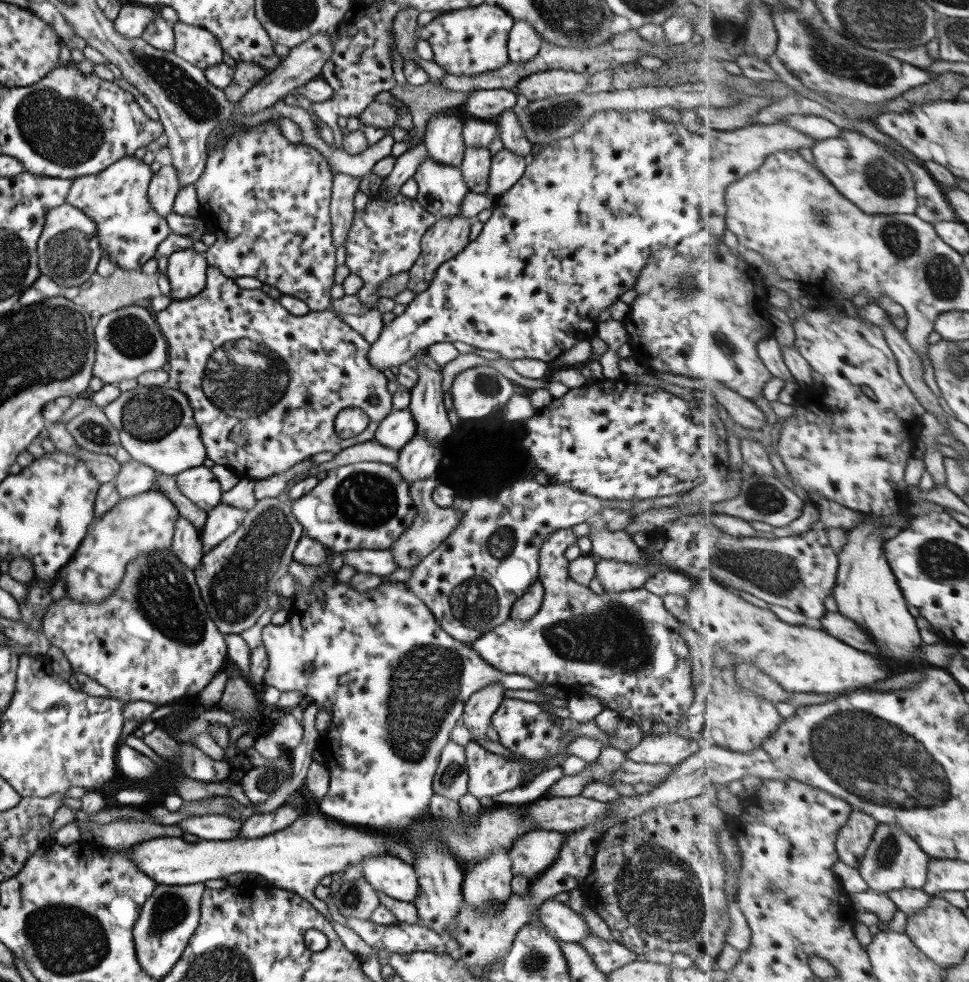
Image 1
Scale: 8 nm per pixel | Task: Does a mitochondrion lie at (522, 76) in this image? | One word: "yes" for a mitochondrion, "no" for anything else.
no

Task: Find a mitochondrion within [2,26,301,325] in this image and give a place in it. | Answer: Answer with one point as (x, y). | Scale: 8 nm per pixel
(63, 129)

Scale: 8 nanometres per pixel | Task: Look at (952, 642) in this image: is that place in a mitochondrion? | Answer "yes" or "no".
no

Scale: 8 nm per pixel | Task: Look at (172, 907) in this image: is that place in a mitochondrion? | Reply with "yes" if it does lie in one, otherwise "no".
yes

